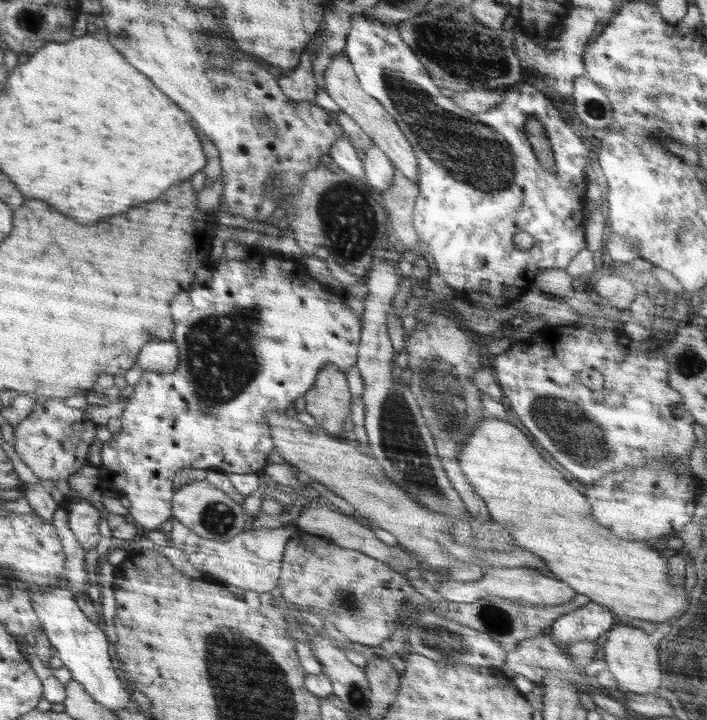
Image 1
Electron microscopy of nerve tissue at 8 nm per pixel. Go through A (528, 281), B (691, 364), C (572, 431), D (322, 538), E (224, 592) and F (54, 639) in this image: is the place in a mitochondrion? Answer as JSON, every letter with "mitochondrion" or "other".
{"A":"other","B":"mitochondrion","C":"mitochondrion","D":"other","E":"other","F":"other"}

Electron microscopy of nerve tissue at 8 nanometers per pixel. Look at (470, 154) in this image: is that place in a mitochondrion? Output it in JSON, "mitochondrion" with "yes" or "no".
{"mitochondrion":"yes"}

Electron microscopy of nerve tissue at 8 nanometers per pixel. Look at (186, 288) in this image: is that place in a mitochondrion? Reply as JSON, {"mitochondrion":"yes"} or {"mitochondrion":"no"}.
{"mitochondrion":"no"}

